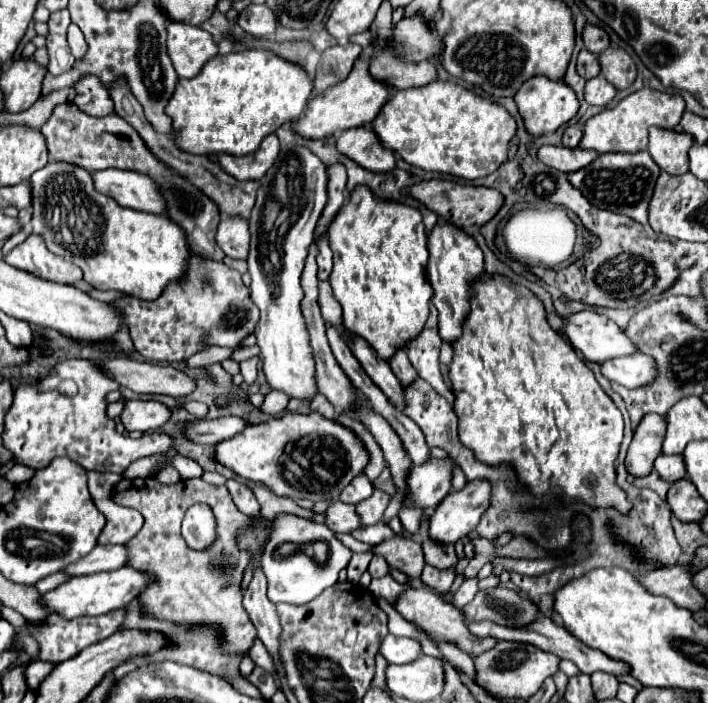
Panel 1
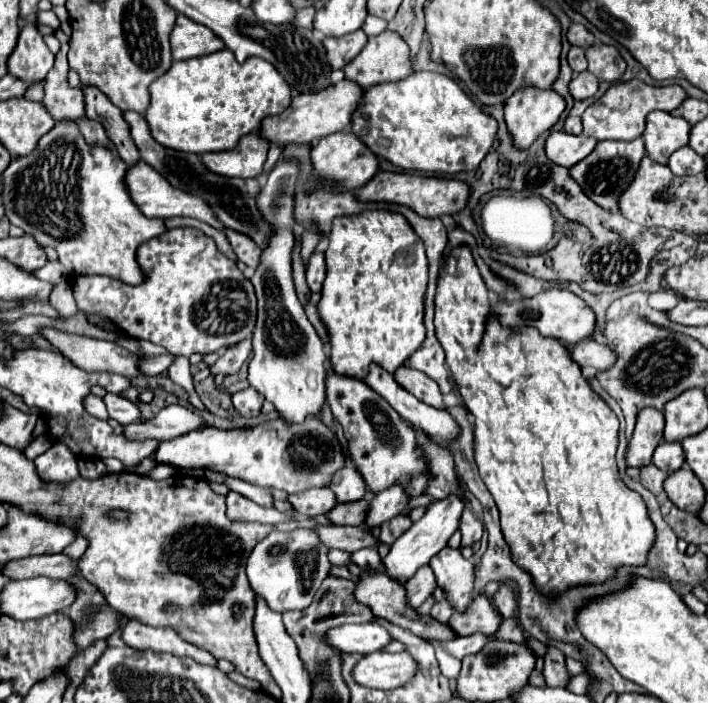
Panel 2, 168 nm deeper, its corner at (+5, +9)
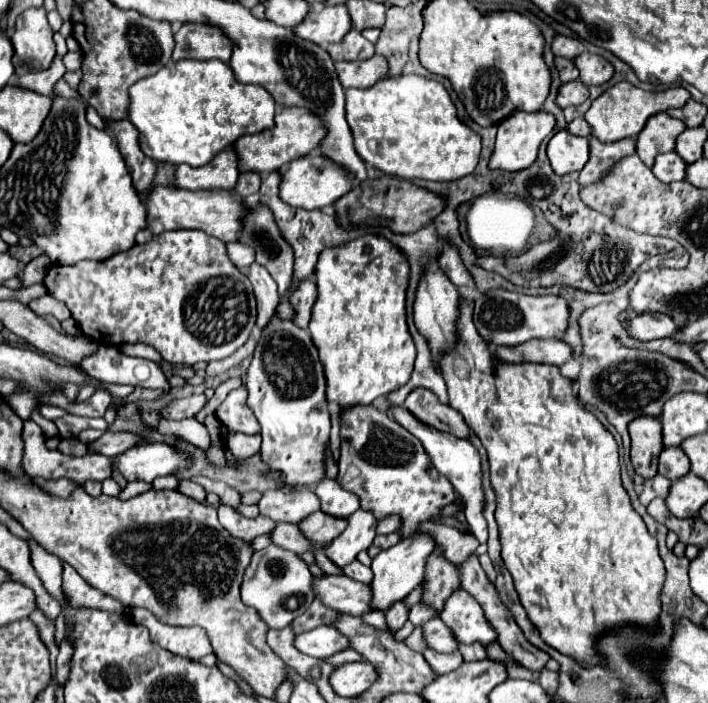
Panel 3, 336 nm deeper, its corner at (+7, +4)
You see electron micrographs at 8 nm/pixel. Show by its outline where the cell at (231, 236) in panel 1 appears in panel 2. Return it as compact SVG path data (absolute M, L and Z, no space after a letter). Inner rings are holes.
M227 229L225 235L227 235L227 239L229 239L229 243L231 243L237 259L243 261L247 267L257 269L259 257L261 257L261 249L249 237L245 237L243 233L235 233L235 231Z

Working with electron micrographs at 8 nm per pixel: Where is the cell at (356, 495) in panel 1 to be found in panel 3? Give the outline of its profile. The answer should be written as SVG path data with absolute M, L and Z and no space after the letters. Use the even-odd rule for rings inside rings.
M323 478L317 488L315 494L321 500L321 510L337 516L337 518L349 518L355 510L359 510L359 498L345 490L337 480L331 478Z

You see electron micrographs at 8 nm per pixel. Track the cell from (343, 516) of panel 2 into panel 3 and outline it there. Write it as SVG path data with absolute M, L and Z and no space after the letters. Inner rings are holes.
M313 512L299 524L299 528L319 548L331 544L347 528L347 520L329 516L325 512Z

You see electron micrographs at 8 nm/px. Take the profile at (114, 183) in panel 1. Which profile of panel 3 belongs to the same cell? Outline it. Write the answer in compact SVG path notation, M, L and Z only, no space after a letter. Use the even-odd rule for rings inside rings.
M155 184L151 192L145 198L147 206L147 226L153 230L153 234L161 234L165 230L203 230L209 236L219 238L221 242L235 242L237 234L241 230L241 214L245 214L245 204L235 198L231 192L225 190L181 190L175 186L159 186Z

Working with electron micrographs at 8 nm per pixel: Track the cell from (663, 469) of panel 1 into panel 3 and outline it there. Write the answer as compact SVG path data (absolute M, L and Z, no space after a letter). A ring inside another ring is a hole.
M663 448L659 456L659 474L677 480L689 472L689 458L681 448Z

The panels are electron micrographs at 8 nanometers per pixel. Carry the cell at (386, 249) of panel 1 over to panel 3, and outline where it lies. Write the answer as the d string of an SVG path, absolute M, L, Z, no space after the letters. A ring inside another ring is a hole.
M365 234L357 240L331 246L319 256L315 282L319 296L313 306L309 334L319 350L321 362L325 364L327 400L339 402L341 408L371 404L375 398L403 386L413 372L413 362L417 356L415 342L407 328L405 302L409 286L409 262L403 250L381 234Z

